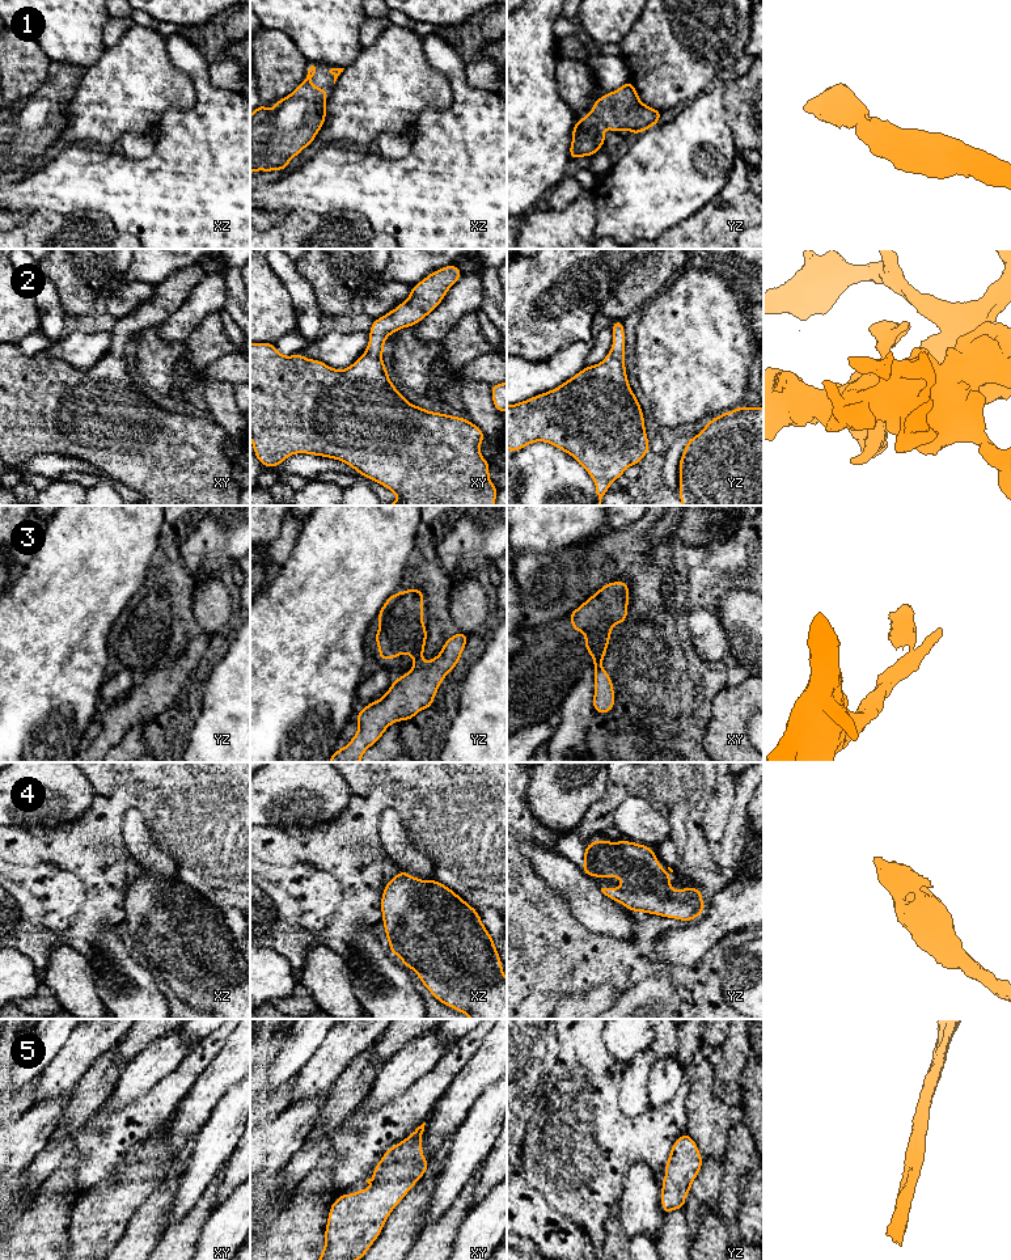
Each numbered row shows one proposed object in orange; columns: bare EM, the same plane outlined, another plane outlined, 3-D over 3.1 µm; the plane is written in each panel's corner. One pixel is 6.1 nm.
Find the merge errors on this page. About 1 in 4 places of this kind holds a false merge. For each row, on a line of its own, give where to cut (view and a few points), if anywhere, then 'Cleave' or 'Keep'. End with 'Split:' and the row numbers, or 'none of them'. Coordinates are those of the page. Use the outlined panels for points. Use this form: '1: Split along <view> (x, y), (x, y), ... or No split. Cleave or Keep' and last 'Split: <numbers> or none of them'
1: No split. Keep
2: No split. Keep
3: Split along yz (422, 663), (414, 668). Cleave
4: No split. Keep
5: No split. Keep
Split: 3

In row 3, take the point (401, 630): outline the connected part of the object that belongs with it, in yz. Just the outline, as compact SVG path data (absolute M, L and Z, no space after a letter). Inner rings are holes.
M418 588L389 596L377 614L380 622L375 634L381 660L392 660L401 654L413 656L413 665L423 664L427 627L423 623L424 593Z

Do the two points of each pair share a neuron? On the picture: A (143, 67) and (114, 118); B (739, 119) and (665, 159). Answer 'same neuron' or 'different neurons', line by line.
A: same neuron
B: different neurons

